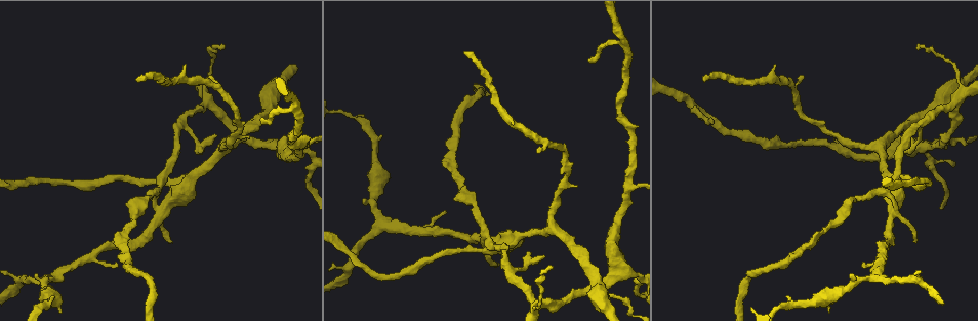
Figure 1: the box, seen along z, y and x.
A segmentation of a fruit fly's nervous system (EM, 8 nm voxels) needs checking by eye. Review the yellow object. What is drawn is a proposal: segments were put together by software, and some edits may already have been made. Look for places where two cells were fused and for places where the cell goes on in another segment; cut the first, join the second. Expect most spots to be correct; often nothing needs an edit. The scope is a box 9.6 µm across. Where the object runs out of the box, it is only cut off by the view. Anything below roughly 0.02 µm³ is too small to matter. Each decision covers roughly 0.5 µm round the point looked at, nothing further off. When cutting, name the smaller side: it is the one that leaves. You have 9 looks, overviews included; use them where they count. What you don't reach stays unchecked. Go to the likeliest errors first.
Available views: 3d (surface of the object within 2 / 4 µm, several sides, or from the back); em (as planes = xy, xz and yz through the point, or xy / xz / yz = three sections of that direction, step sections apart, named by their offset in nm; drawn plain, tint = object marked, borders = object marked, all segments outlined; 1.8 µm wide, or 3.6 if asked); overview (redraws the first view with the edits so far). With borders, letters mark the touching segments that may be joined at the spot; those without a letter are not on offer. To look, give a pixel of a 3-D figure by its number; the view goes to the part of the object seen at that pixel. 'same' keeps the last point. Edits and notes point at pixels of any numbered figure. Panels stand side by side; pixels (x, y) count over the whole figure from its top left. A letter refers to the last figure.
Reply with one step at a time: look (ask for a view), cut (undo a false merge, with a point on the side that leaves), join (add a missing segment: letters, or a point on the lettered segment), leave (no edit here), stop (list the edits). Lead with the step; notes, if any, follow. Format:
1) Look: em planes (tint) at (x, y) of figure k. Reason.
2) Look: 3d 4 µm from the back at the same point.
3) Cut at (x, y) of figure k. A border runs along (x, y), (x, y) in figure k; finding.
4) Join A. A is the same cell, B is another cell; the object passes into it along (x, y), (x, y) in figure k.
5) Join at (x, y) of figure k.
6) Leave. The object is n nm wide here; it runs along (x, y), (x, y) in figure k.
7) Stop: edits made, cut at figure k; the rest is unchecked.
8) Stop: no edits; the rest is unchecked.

Look: 3d 2 µm from the back at (704, 78) of figure 1. Branch stops here.

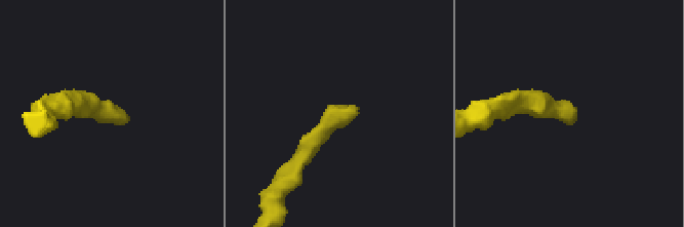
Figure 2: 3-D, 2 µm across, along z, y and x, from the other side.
Look: em planes (borders) at (355, 105) of figure 2. Need the tissue.

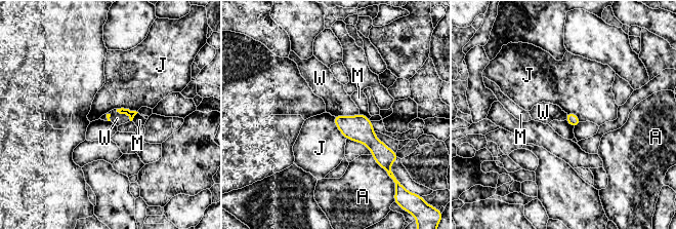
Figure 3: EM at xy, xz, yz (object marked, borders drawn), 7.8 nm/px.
Join W. W is the same cell, A, J and M are other cells; the object passes into it along (358, 128), (346, 116), (337, 101) in figure 3; it goes on there.

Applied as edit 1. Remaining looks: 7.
Look: 3d 2 µm at (534, 300) of figure 1. Abrupt turn.

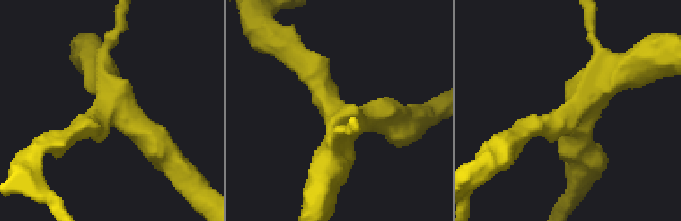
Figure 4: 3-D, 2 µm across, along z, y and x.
Look: em planes (tint) at (568, 111) of figure 4.

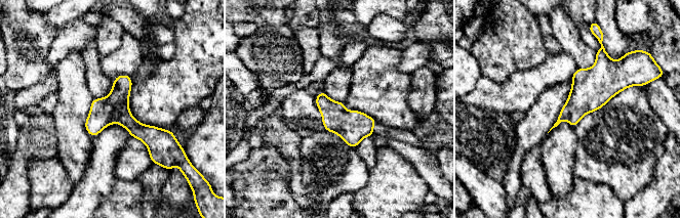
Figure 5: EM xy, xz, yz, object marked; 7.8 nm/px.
Look: em planes (borders) at the same point. See the neighbours.

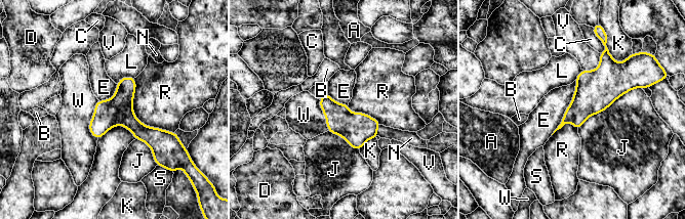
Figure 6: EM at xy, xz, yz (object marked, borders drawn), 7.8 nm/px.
Leave. The object is 220 nm wide here; A, B, C, D, E, J, K, L, N, R, S, V and W are other cells; a border runs along (133, 78), (134, 116), (174, 132) in figure 6; continuous, no second cell.

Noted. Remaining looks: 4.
Look: overview. Redraw.

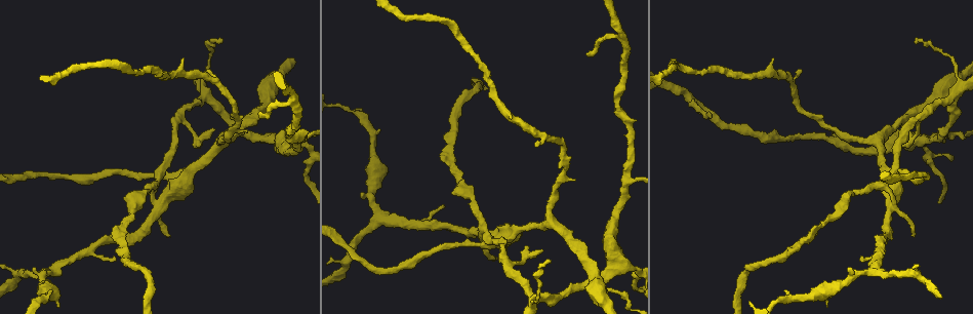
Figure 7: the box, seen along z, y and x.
Look: 3d 2 µm at (587, 54) of figure 7. Thin end.

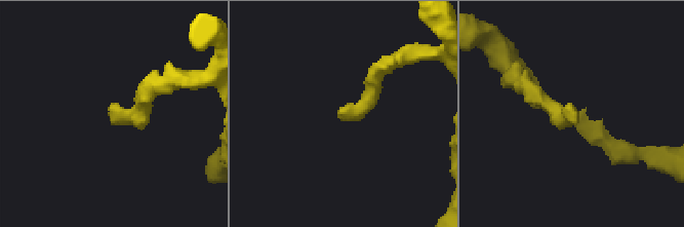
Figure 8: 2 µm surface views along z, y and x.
Look: em planes (tint) at (340, 116) of figure 8. Need the tissue.

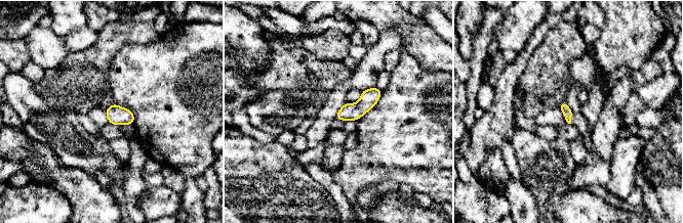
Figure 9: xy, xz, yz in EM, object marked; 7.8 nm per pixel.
Look: em planes (borders) at the same point. See the neighbours.

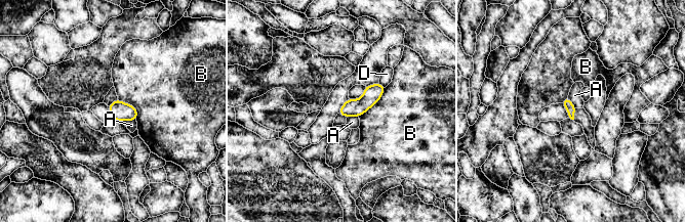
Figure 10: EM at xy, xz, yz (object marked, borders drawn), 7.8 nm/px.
Leave. The longest contact is with B, 320 nm; A, B and D are other cells; it runs along (381, 88), (363, 104), (341, 112) in figure 10; no lettered segment goes on from it.

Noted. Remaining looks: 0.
Stop: edits made, join at figure 3; the rest is unchecked.

